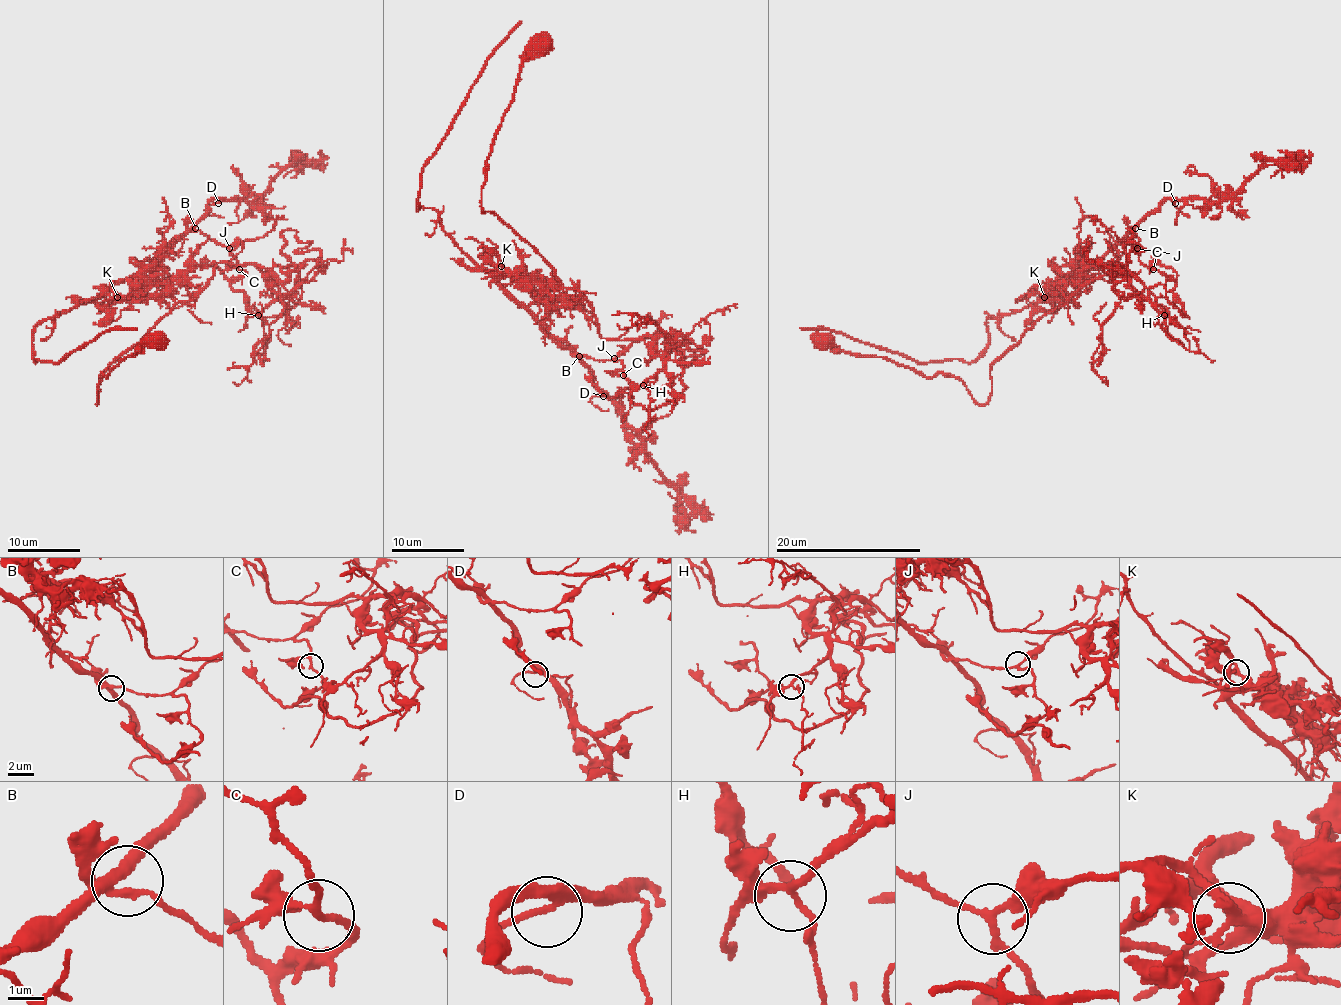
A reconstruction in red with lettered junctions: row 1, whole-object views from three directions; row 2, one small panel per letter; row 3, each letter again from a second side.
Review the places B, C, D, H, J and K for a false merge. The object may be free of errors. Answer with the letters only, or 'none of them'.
C

